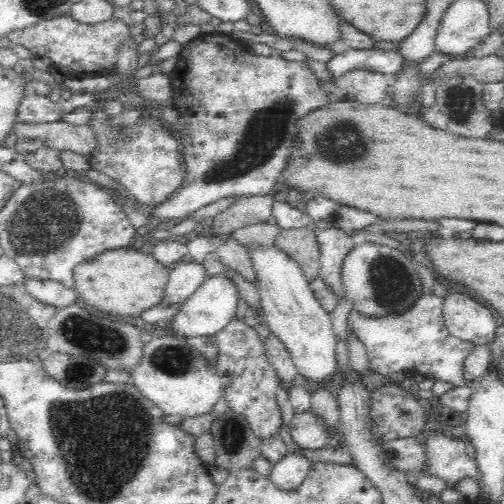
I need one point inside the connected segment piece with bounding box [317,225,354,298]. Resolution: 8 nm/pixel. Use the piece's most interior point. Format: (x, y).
(334, 242)

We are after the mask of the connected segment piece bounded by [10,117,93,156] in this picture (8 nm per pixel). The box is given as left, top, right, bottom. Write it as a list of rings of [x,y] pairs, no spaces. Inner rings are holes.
[[[17,117],[10,132],[19,138],[32,138],[38,140],[42,146],[56,151],[71,150],[78,154],[88,156],[93,145],[92,130],[84,124],[72,124],[72,122],[42,122],[31,124]]]

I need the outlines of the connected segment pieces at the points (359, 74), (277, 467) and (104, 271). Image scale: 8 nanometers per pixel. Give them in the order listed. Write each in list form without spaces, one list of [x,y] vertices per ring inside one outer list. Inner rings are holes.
[[[354,68],[334,80],[334,85],[346,93],[349,100],[360,103],[385,101],[389,86],[382,72],[370,71],[368,68]]]
[[[286,452],[282,458],[272,464],[269,477],[278,487],[292,490],[300,486],[300,483],[306,478],[311,463],[300,453]]]
[[[134,246],[106,251],[80,264],[76,267],[74,280],[78,299],[87,307],[95,306],[102,312],[116,314],[120,320],[139,320],[144,312],[162,302],[170,280],[170,268],[152,253],[142,252]]]

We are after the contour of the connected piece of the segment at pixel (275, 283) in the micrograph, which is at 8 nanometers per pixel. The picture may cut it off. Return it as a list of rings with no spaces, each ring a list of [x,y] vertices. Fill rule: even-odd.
[[[252,240],[244,241],[242,246],[253,272],[252,281],[256,290],[258,290],[261,302],[260,310],[264,312],[262,319],[268,325],[270,331],[276,334],[288,347],[297,372],[310,381],[327,384],[337,366],[334,352],[336,336],[333,332],[332,321],[330,321],[330,313],[316,299],[314,291],[310,288],[309,279],[300,267],[300,263],[292,255],[288,255],[283,248],[278,247],[275,242],[266,244],[262,241]]]

